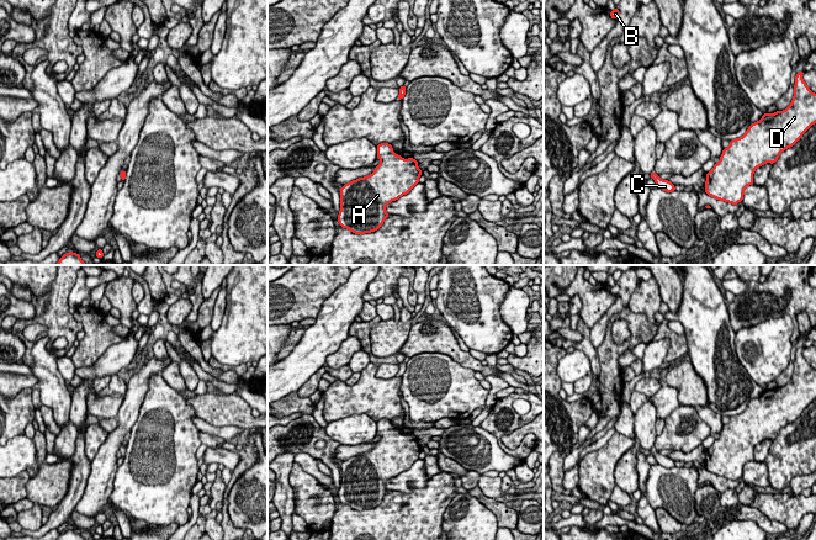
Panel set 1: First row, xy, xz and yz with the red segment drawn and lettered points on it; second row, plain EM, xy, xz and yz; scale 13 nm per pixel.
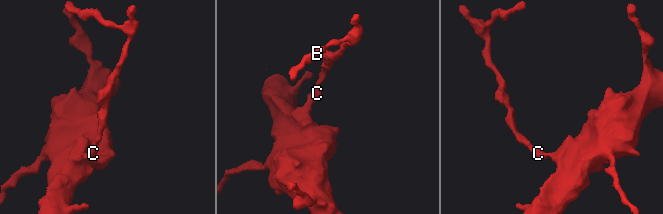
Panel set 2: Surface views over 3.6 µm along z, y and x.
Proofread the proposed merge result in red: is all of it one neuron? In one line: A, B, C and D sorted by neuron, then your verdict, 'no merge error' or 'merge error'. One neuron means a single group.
A B C D; no merge error

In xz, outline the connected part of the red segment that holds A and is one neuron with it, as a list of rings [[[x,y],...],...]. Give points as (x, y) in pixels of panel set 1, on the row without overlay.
[[[383,418],[376,425],[381,438],[373,449],[340,465],[338,498],[355,510],[377,507],[390,492],[386,482],[410,468],[422,451],[418,438],[394,430],[391,420]]]

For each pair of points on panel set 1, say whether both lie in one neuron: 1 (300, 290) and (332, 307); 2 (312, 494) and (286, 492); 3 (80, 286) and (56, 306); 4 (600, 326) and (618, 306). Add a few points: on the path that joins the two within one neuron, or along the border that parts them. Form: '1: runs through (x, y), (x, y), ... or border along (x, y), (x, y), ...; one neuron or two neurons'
1: border along (344, 282), (323, 302), (314, 318); two neurons
2: border along (293, 497), (295, 512); two neurons
3: border along (77, 278), (69, 294), (68, 307); two neurons
4: runs through (603, 321), (613, 311); one neuron

